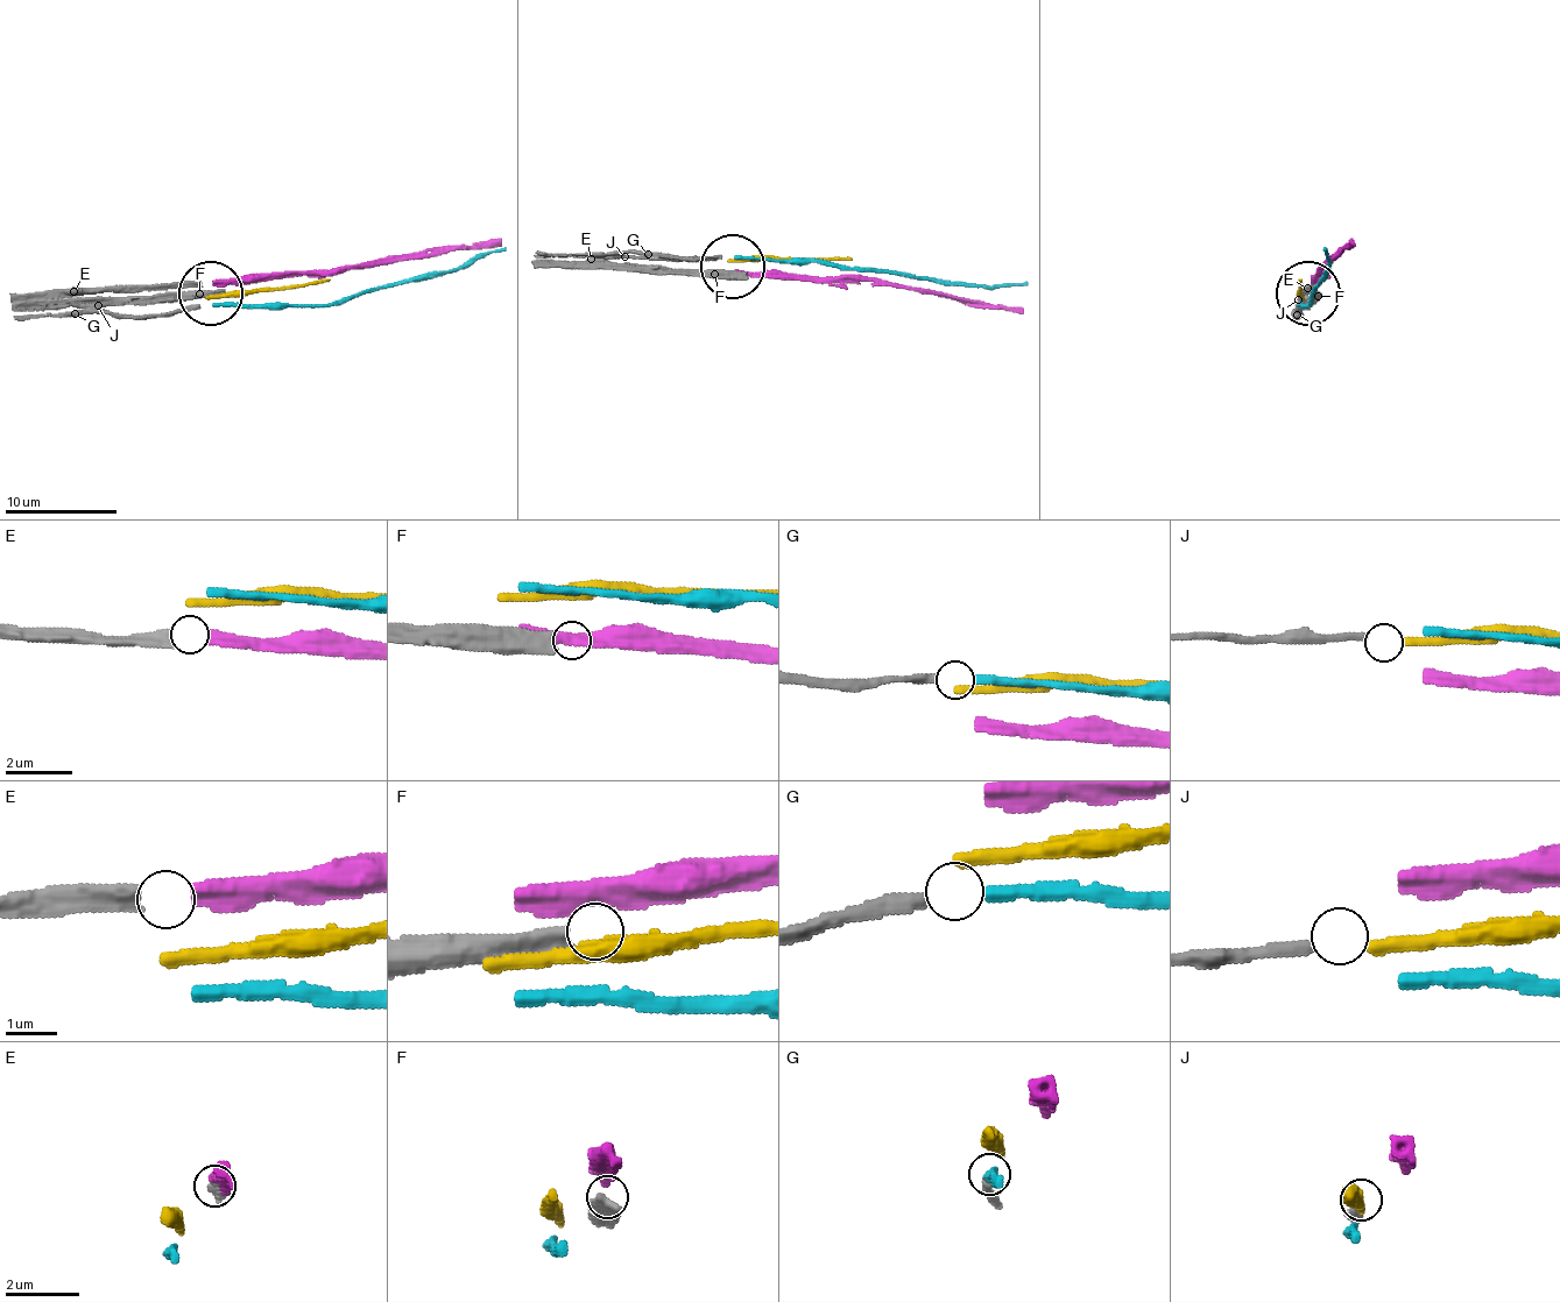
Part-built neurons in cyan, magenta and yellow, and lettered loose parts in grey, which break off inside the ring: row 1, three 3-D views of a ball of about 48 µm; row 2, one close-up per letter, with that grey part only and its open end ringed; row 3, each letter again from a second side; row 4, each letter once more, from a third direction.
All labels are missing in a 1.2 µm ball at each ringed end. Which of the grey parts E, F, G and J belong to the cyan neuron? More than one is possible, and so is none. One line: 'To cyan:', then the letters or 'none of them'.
To cyan: G

